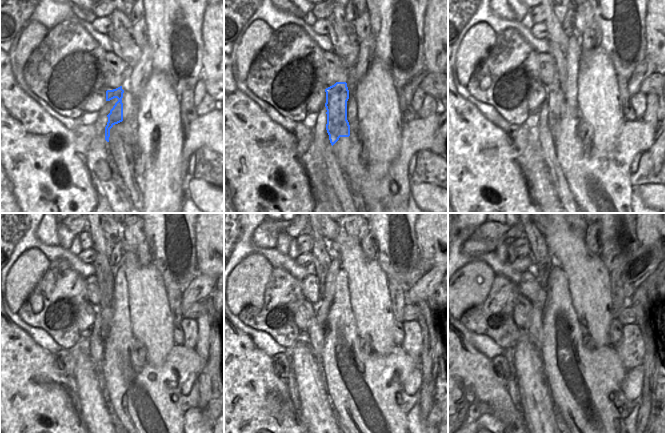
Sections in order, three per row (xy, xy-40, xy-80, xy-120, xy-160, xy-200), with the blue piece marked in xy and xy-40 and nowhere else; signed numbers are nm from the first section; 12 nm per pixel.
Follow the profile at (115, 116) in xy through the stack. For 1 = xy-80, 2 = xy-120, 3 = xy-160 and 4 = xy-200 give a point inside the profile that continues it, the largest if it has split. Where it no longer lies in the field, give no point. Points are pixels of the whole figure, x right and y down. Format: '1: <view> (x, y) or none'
1: xy-80 (556, 95)
2: xy-120 (105, 278)
3: xy-160 (322, 260)
4: xy-200 (543, 260)

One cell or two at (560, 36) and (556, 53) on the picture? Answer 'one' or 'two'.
two

